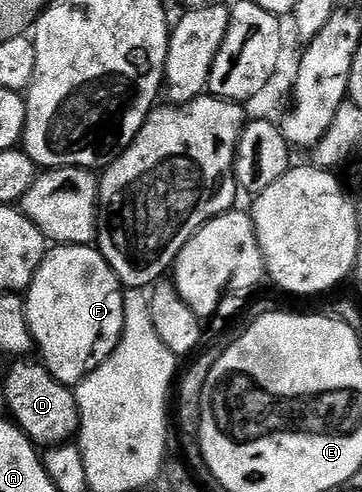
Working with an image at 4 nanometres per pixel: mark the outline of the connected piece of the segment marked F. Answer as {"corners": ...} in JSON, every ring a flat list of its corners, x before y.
{"corners":[[61,245,54,248,44,257,41,267,35,273,25,293,27,303,27,322,31,328,31,340,39,353,42,364,62,385,78,386,99,366,107,360,117,347,123,334,125,307,123,294,125,286,118,275,109,267,98,248,91,245]]}

